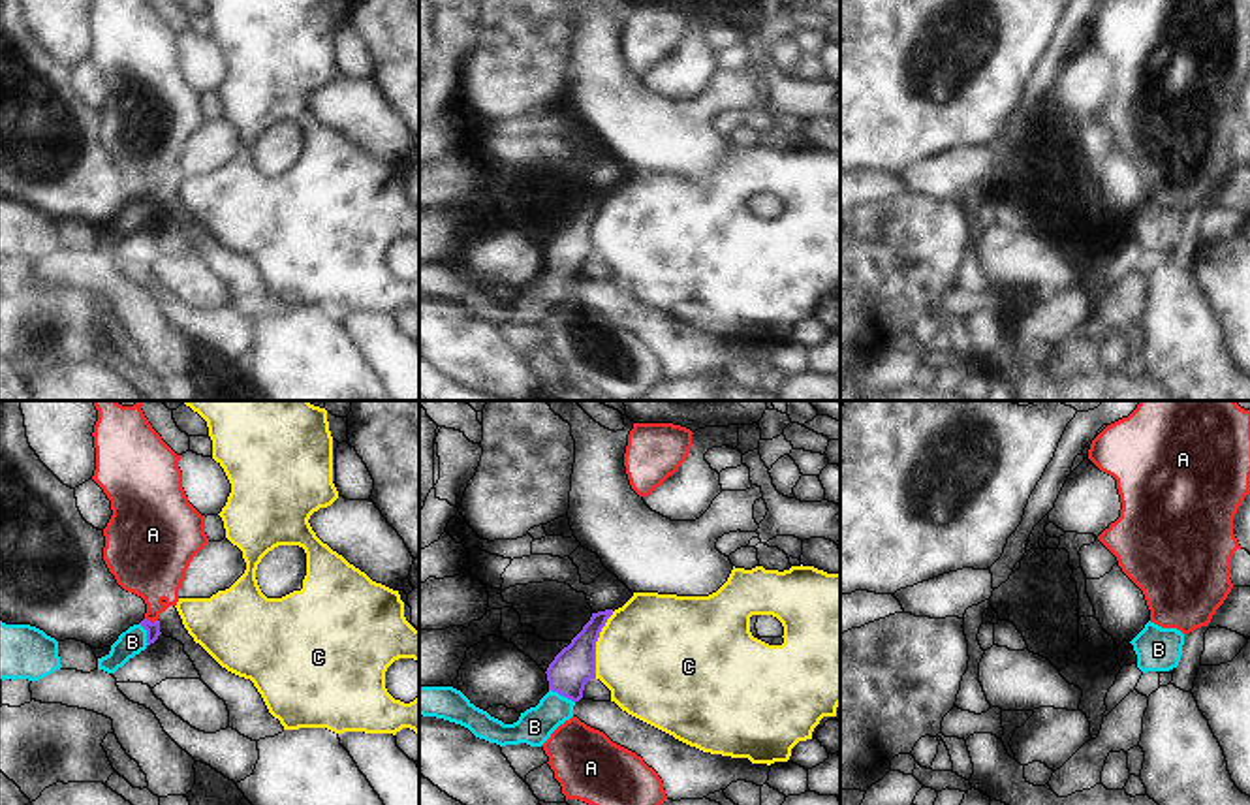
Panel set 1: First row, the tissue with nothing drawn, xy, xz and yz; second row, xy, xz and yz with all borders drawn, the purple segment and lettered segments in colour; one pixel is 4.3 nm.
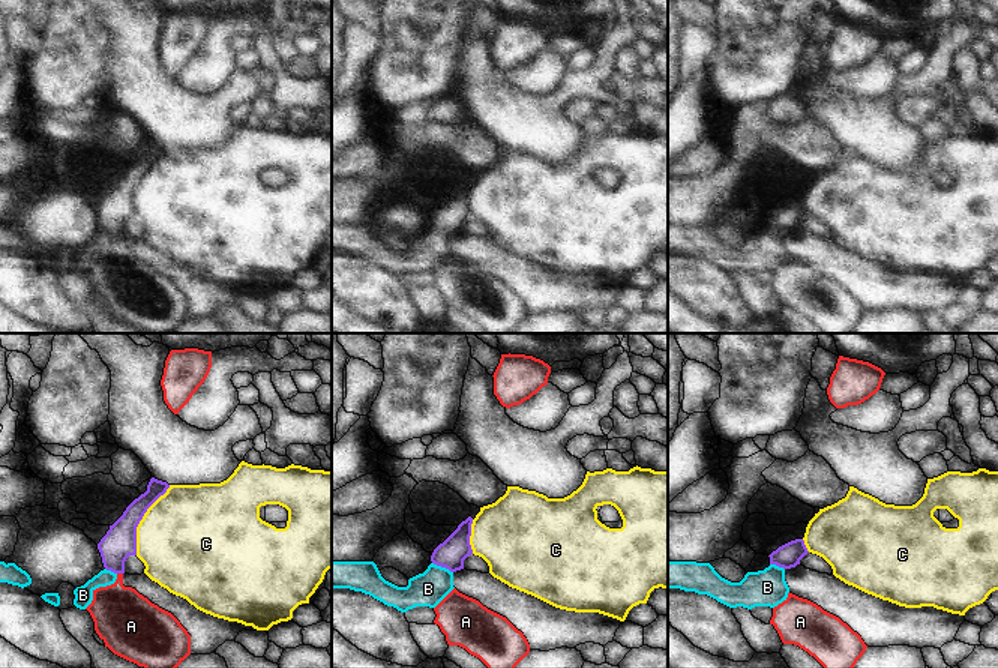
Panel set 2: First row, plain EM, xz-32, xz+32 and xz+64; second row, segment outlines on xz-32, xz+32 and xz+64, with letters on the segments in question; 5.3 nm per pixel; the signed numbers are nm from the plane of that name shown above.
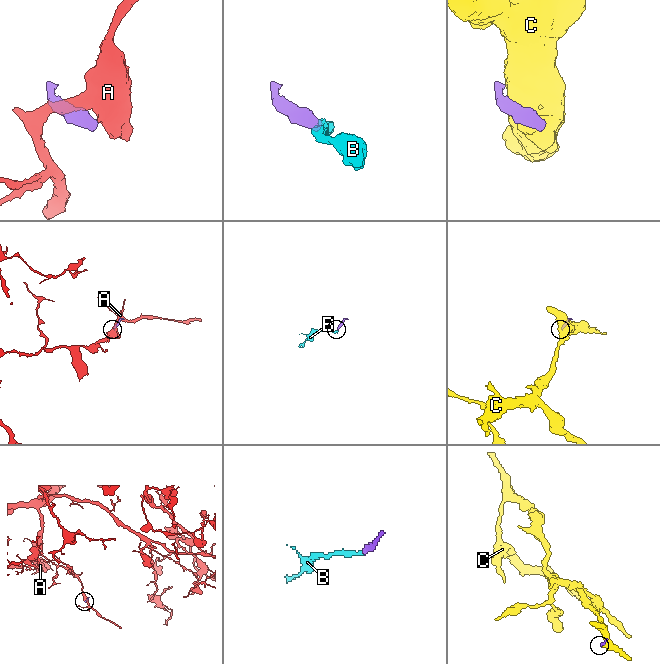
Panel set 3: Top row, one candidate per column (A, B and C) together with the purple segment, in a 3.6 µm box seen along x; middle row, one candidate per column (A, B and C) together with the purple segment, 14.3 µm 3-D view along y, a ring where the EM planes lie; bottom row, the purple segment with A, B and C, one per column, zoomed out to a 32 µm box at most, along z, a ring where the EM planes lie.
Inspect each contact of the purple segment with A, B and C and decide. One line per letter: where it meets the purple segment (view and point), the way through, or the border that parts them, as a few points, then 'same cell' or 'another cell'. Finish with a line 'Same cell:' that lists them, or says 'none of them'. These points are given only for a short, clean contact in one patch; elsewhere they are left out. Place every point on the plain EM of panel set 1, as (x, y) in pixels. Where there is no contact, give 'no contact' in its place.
A: contact xy (149, 200); another cell
B: contact xz (562, 273); way xz (576, 243), (566, 254), (562, 273), (534, 305); same cell
C: contact xz (594, 224); another cell
Same cell: B

